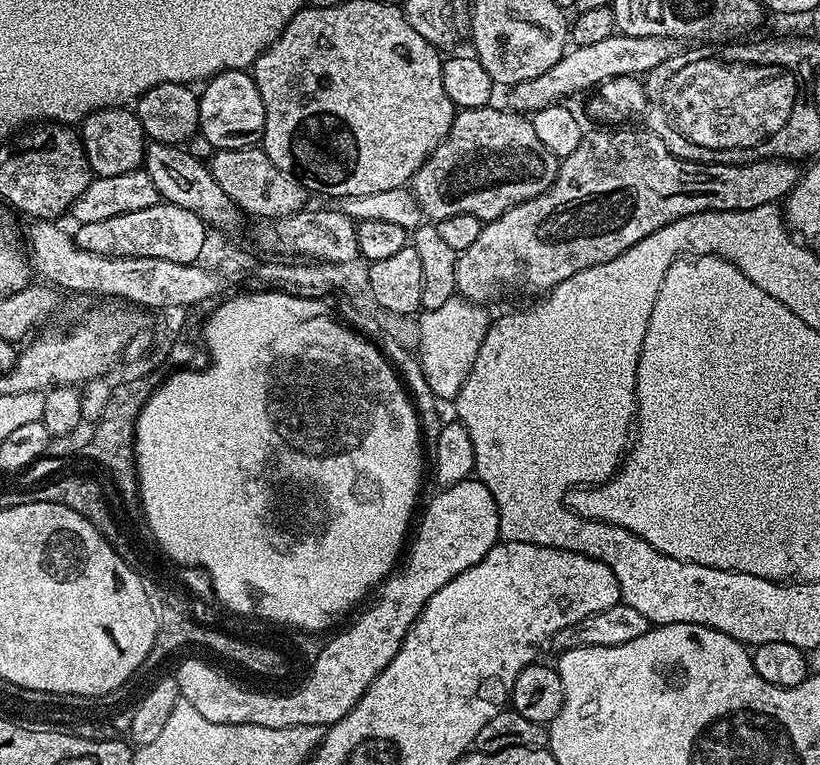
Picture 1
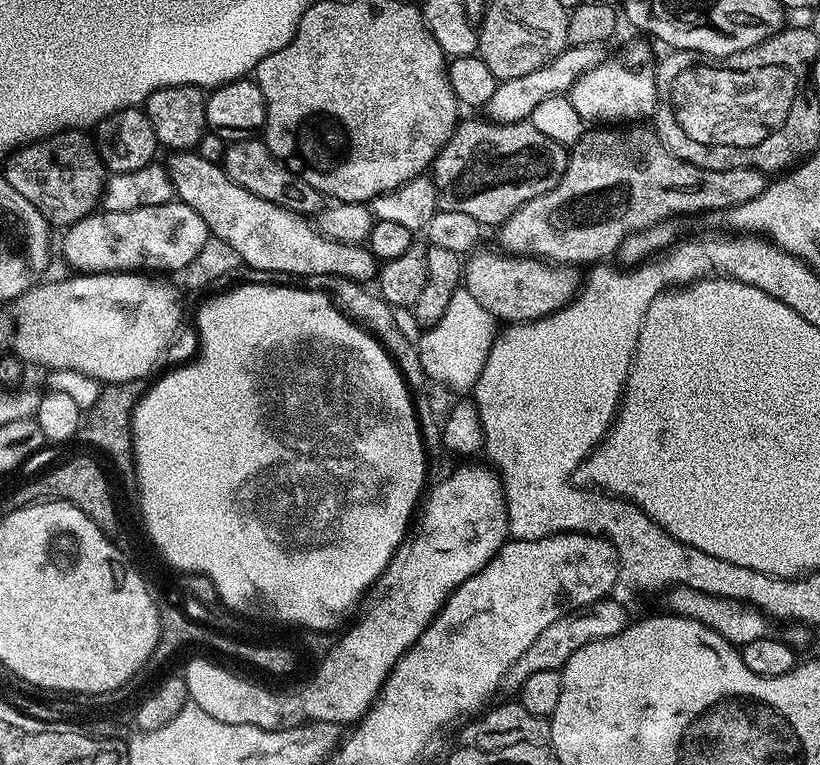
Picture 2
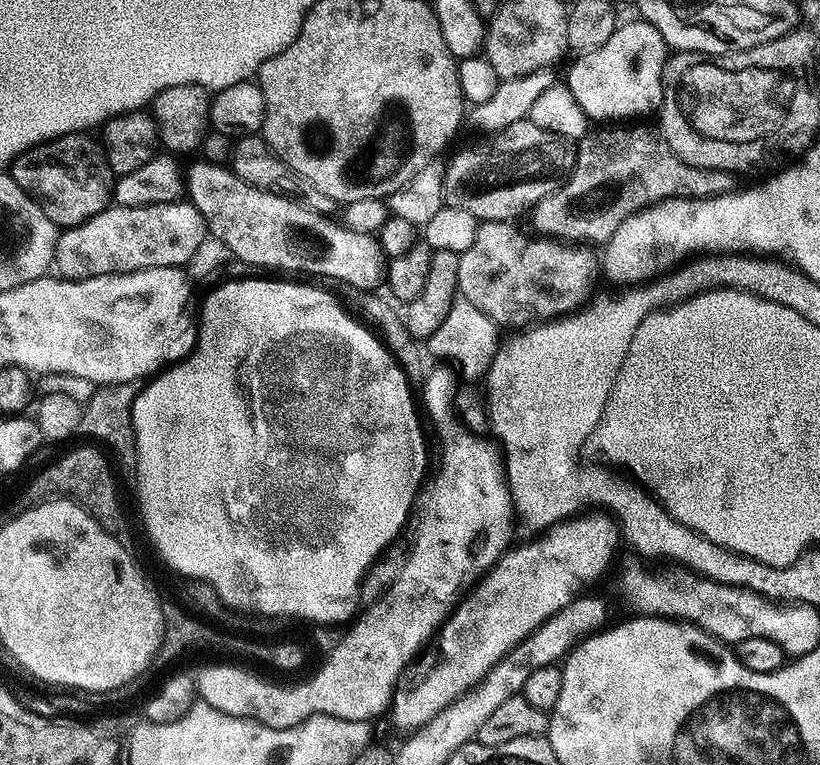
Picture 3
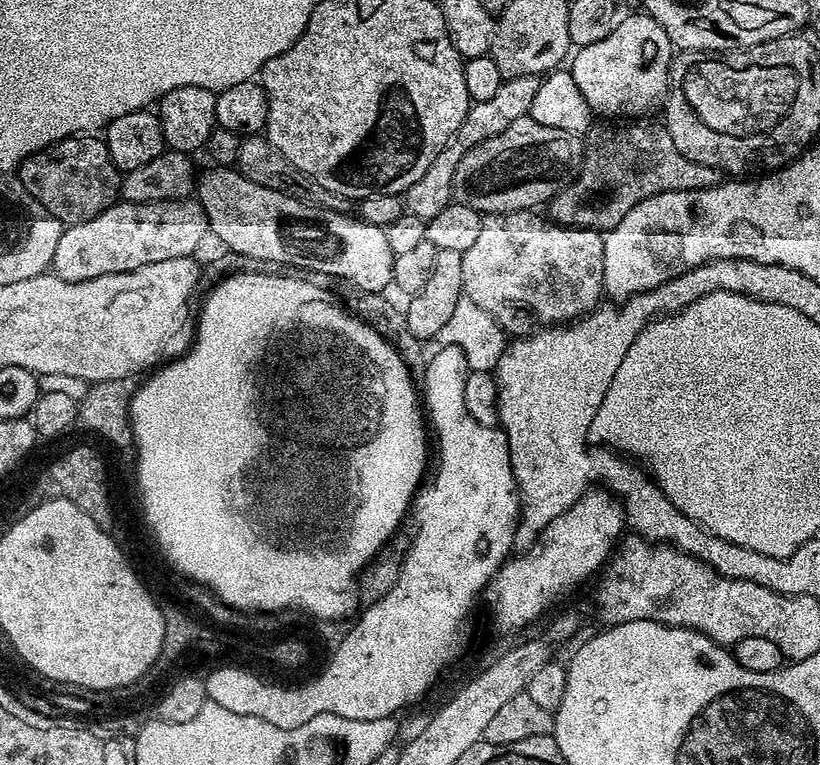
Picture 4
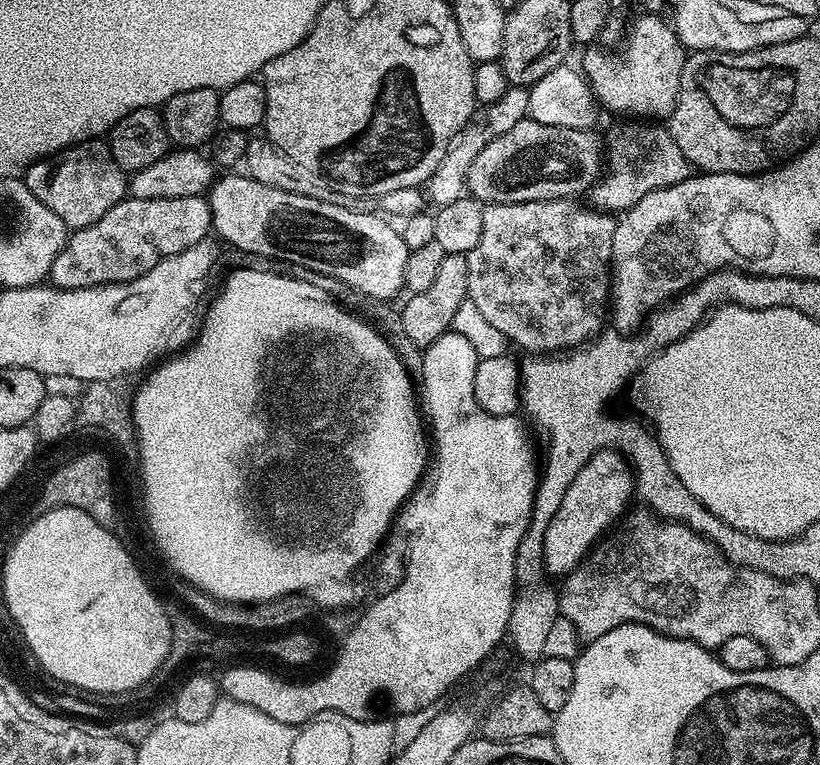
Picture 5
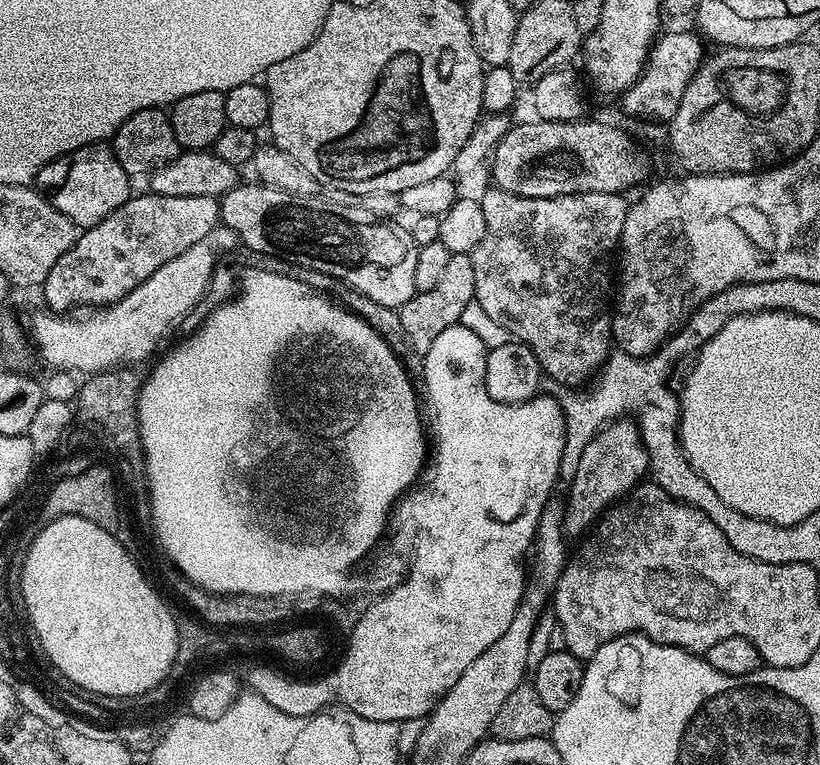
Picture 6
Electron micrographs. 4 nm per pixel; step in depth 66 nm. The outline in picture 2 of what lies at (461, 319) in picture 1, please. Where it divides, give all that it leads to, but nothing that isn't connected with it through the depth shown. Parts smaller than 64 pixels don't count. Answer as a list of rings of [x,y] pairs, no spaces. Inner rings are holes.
[[[461,288],[454,292],[442,318],[427,327],[416,345],[422,368],[426,370],[429,381],[450,388],[457,395],[465,395],[475,389],[478,376],[489,357],[490,346],[498,335],[495,317],[481,306],[470,292]]]

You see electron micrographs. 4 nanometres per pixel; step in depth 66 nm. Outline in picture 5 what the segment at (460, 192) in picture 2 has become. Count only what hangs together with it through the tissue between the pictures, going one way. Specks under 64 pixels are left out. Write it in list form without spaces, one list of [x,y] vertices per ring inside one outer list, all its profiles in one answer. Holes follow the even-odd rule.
[[[525,118],[515,124],[506,134],[494,138],[478,158],[474,158],[474,166],[470,166],[467,191],[481,204],[517,204],[518,202],[534,202],[535,200],[562,200],[575,197],[575,192],[587,193],[592,185],[600,179],[606,164],[606,148],[596,137],[595,131],[566,130],[562,126],[542,126],[542,122],[534,122]]]

